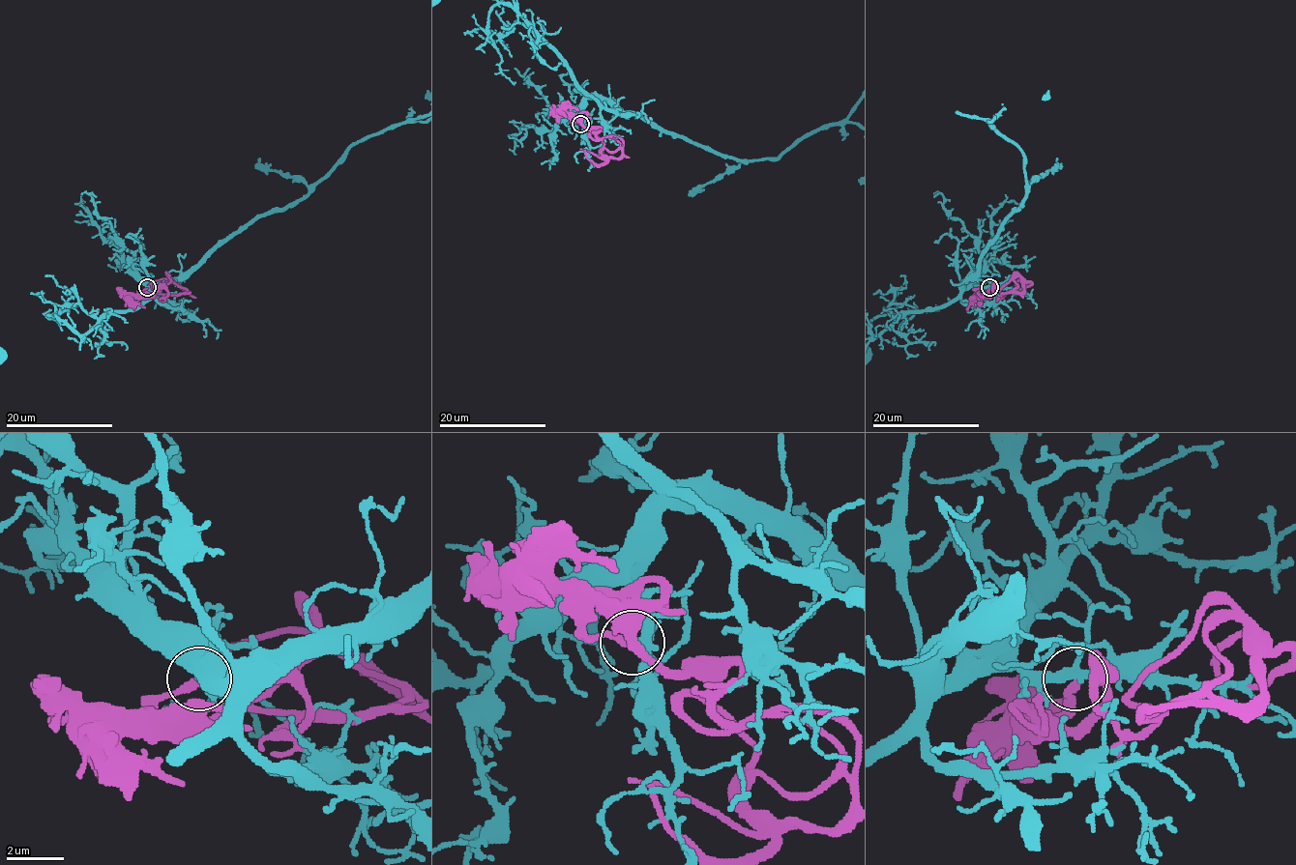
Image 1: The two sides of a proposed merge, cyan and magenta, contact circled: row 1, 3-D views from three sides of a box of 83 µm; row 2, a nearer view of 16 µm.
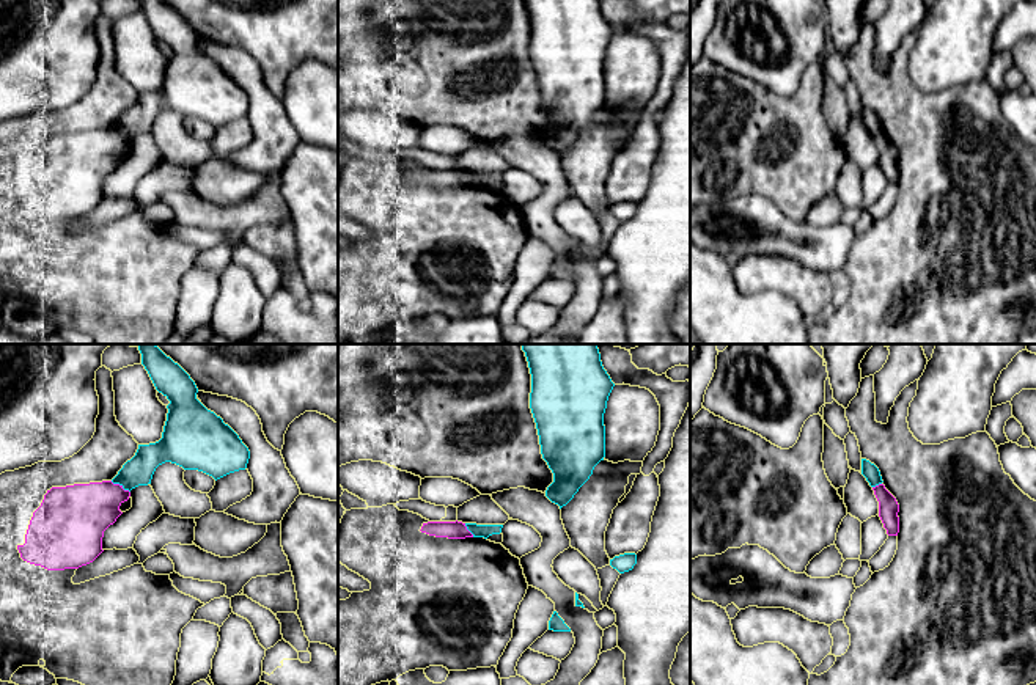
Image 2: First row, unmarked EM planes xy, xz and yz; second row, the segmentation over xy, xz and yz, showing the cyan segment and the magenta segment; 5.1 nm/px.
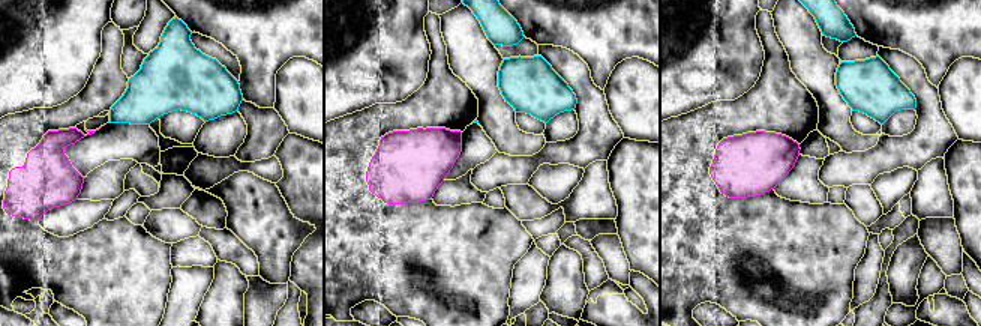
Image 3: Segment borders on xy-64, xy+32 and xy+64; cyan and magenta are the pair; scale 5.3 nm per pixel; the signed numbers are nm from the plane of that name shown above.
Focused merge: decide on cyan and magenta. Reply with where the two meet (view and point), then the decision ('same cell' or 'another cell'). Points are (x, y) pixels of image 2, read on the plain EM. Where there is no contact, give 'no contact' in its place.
meets cyan in xy at (120, 132); another cell

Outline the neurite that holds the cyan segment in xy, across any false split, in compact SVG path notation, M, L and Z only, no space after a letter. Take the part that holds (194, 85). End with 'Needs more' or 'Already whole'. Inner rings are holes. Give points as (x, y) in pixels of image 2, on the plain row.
M163 0L140 2L141 13L148 19L156 38L170 49L167 53L167 69L162 86L156 91L138 93L135 104L123 113L112 130L119 132L129 140L138 134L148 134L156 116L165 110L176 112L184 118L203 119L215 129L230 121L245 118L250 107L248 96L220 64L197 47L198 36L190 24Z. Already whole

